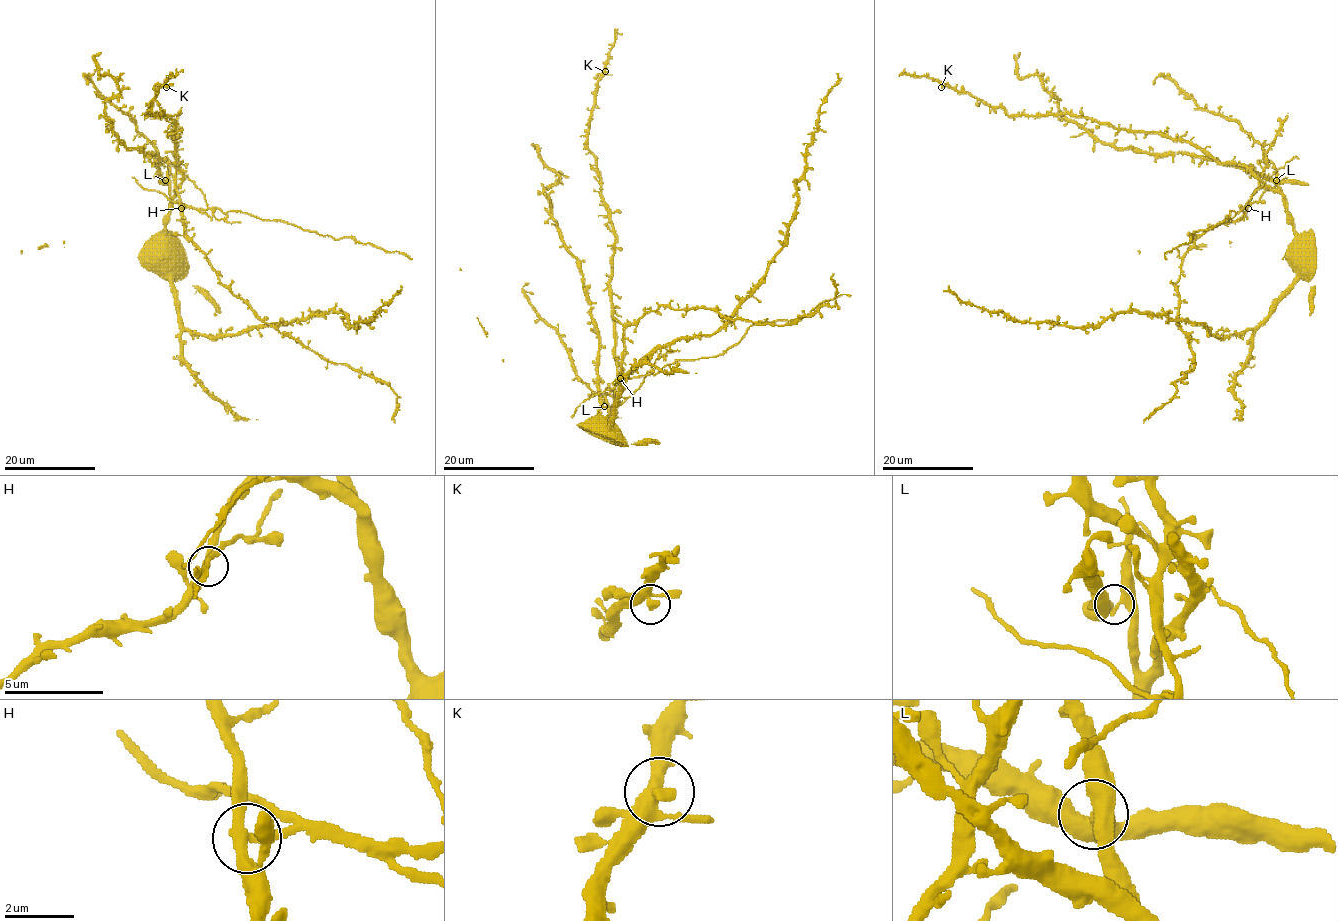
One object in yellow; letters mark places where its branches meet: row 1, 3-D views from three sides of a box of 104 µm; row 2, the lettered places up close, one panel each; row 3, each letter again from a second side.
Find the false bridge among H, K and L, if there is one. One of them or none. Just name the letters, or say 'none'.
H

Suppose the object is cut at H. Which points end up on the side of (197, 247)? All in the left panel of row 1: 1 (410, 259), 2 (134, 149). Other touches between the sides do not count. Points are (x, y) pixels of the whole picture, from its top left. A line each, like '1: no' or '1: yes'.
1: no
2: yes

